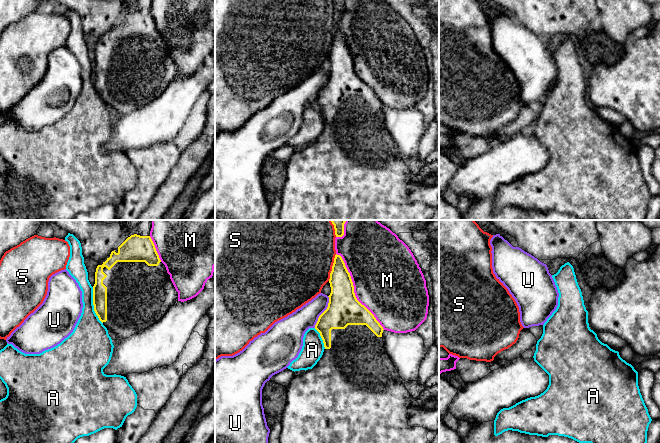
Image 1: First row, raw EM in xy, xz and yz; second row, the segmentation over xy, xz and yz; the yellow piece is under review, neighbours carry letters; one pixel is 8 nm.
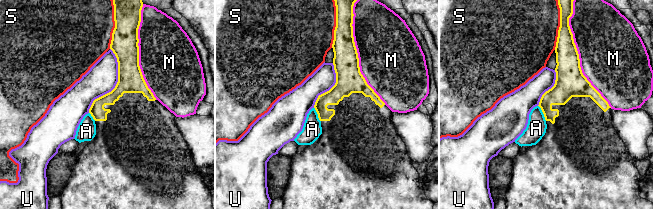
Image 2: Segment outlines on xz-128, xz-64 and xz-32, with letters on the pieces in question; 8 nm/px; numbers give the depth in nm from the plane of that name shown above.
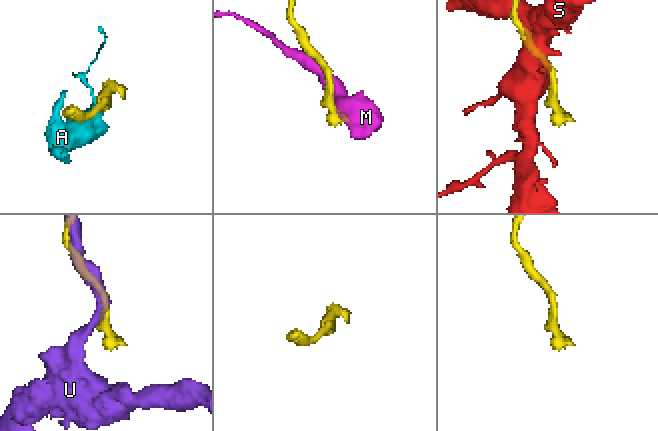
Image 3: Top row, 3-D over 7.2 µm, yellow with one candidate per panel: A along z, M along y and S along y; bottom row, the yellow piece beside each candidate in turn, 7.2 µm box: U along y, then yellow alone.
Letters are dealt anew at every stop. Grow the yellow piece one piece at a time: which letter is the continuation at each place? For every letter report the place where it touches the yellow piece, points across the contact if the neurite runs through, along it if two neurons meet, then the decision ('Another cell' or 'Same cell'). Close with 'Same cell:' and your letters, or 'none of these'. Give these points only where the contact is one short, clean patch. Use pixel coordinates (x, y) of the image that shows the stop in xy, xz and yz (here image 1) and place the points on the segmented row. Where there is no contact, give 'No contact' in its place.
A: Touches yellow at xy (93, 304). Boundary: xy (92, 287), (93, 310), (102, 323). Another cell
M: Touches yellow at xz (353, 291). Another cell
S: Touches yellow at xz (332, 267). Another cell
U: Touches yellow at xz (323, 312). Another cell
Same cell: none of these

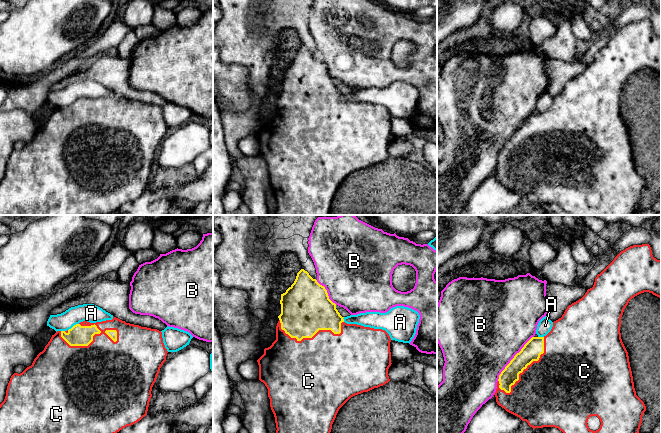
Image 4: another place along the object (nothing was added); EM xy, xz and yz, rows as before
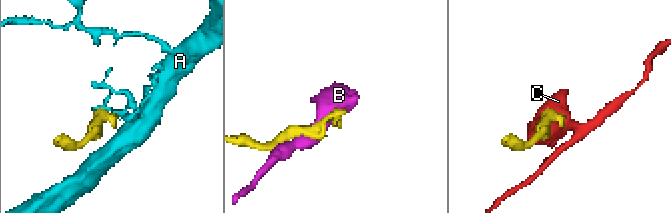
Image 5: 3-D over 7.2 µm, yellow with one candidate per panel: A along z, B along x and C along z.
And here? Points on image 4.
A: Touches yellow at xy (74, 325). Another cell
B: Touches yellow at yz (513, 358). Another cell
C: Touches yellow at yz (526, 367). Same cell
Same cell: C

